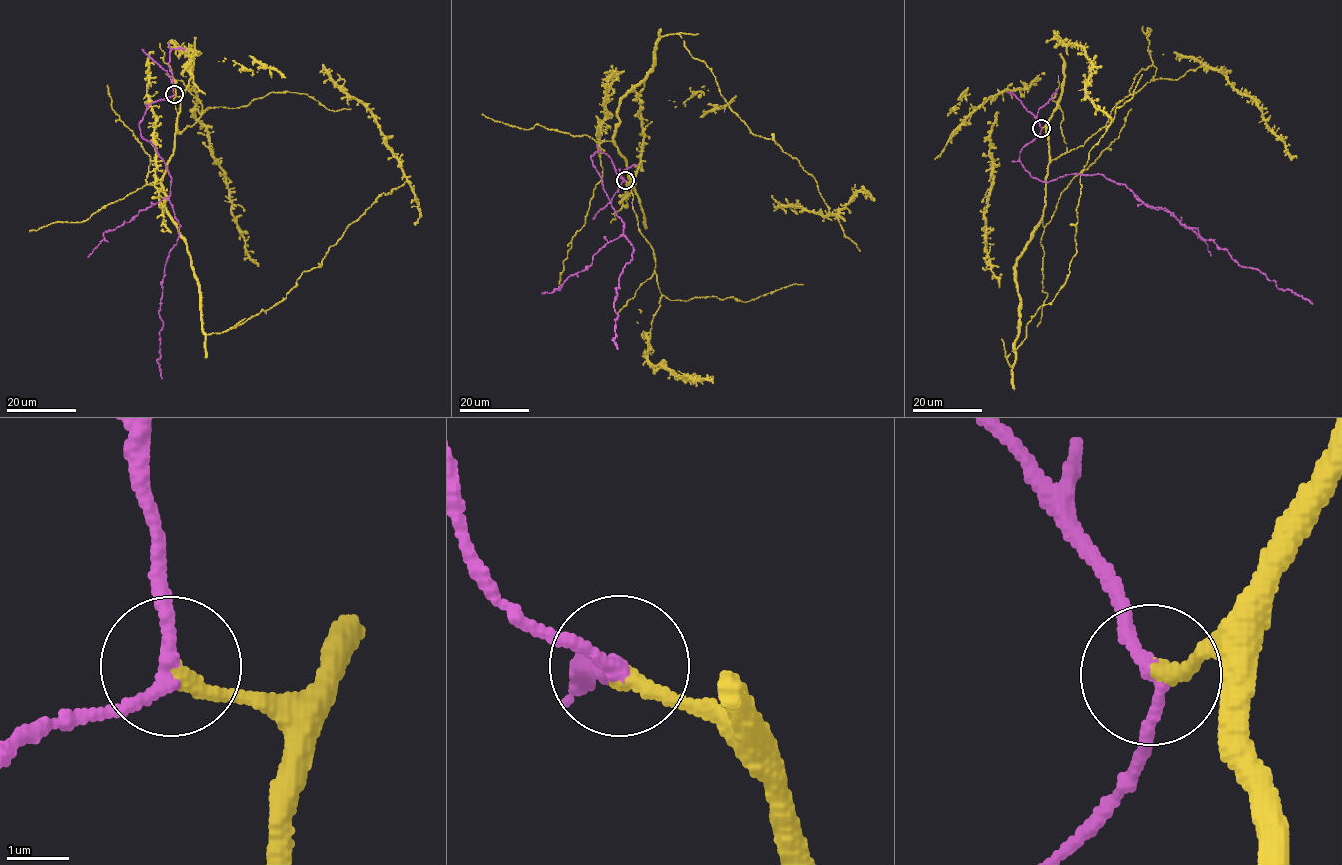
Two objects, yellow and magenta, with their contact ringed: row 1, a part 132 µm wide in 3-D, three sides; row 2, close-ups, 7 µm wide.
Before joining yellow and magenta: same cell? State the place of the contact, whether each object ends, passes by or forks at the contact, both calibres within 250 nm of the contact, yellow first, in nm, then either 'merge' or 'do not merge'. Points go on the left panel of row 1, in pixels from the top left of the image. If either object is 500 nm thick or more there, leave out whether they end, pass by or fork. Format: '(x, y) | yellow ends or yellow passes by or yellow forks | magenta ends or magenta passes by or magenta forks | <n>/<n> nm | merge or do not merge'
(174, 94) | yellow ends | magenta passes by | 280/220 nm | merge

